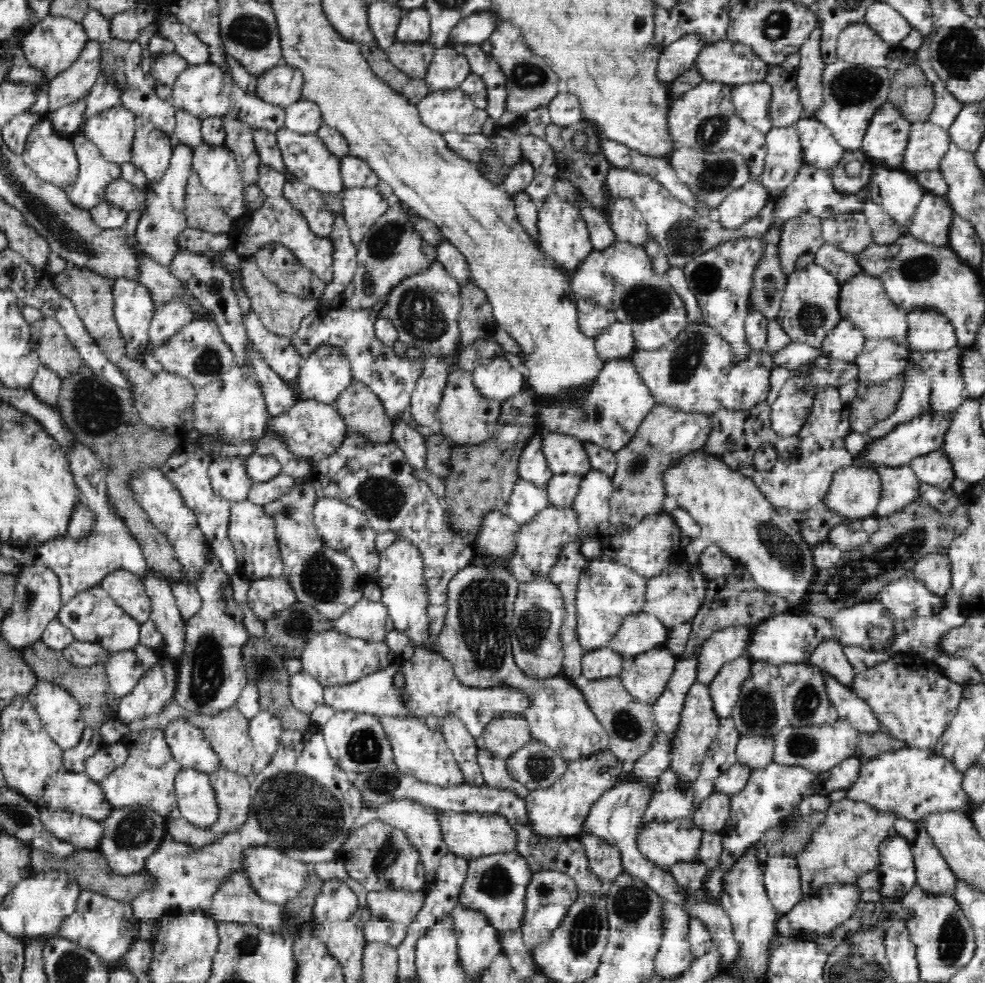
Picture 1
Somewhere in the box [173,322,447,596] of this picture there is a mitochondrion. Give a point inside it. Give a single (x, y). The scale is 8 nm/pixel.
(382, 496)

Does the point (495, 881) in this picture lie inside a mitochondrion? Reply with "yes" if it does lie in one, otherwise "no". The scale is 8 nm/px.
yes

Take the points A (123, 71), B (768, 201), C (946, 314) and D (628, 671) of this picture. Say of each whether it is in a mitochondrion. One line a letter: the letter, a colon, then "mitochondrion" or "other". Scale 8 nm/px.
A: mitochondrion
B: other
C: other
D: other

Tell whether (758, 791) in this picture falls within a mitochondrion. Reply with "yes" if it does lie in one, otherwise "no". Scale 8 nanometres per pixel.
no

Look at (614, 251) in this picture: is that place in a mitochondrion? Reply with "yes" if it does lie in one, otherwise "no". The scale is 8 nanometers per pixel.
no

